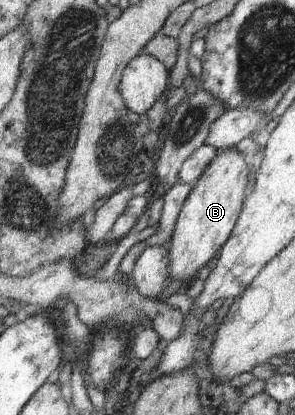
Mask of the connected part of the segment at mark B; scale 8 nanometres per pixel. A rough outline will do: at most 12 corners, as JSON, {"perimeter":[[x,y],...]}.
{"perimeter":[[217,153],[182,204],[169,273],[188,286],[230,237],[249,157]]}

